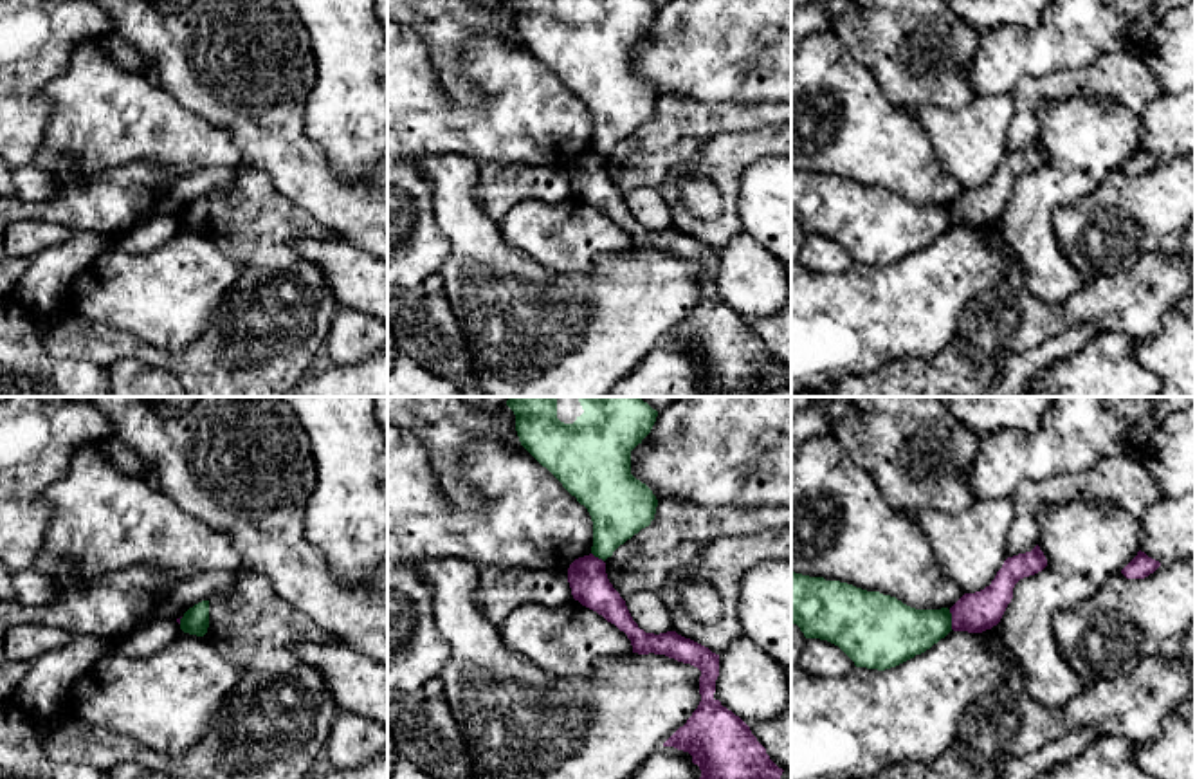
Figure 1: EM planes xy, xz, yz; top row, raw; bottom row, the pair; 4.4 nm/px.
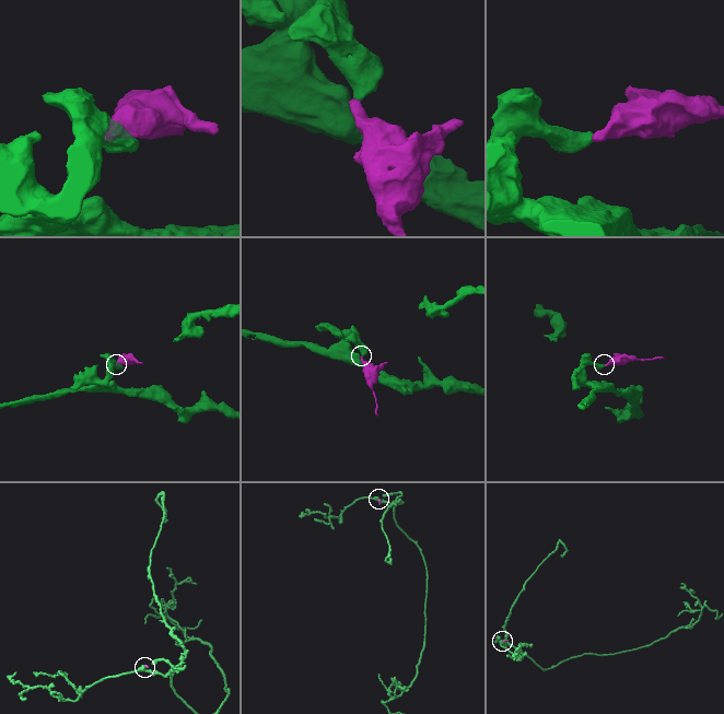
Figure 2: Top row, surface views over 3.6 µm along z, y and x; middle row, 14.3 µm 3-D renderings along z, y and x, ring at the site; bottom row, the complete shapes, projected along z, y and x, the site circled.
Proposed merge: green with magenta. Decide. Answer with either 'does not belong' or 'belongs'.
does not belong

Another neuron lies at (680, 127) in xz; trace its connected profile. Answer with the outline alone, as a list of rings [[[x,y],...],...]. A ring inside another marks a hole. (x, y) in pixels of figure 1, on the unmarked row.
[[[667,94],[658,97],[651,121],[604,157],[606,170],[624,197],[634,188],[660,189],[667,173],[698,159],[714,135],[766,124],[791,124],[791,103],[701,103]]]

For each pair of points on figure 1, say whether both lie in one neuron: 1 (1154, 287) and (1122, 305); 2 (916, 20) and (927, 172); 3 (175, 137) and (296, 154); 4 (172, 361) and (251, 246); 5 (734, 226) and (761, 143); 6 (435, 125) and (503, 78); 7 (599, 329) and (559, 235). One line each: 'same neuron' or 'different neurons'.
1: same neuron
2: different neurons
3: different neurons
4: same neuron
5: same neuron
6: same neuron
7: different neurons

